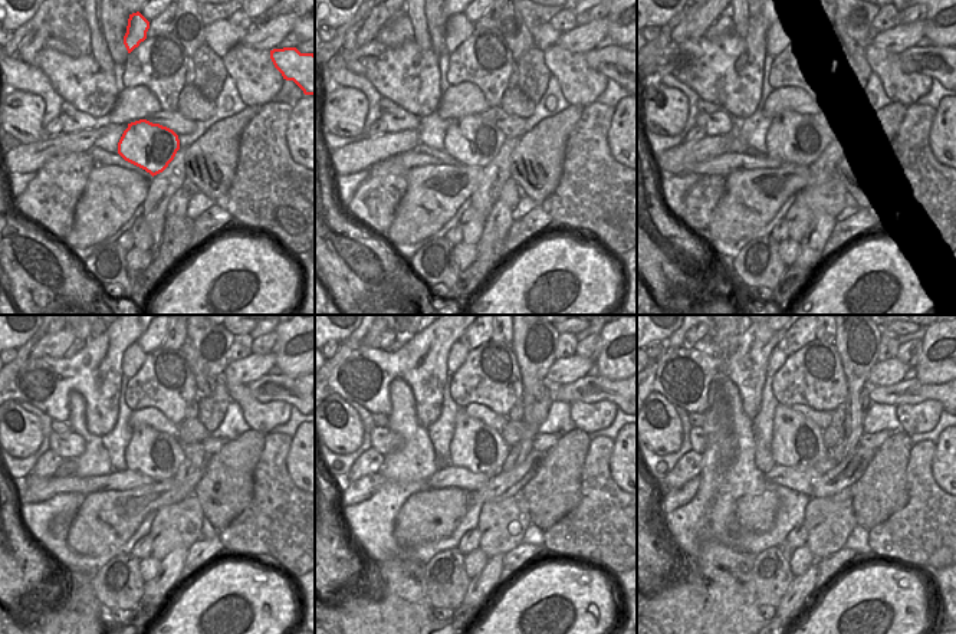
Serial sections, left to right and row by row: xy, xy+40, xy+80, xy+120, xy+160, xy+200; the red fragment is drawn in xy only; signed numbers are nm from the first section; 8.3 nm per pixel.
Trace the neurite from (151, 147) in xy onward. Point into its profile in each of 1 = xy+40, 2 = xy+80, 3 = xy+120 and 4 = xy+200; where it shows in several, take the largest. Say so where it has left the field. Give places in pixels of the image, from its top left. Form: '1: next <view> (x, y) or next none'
1: next xy+40 (470, 140)
2: next xy+80 (792, 137)
3: next xy+120 (157, 455)
4: next xy+200 (797, 442)

